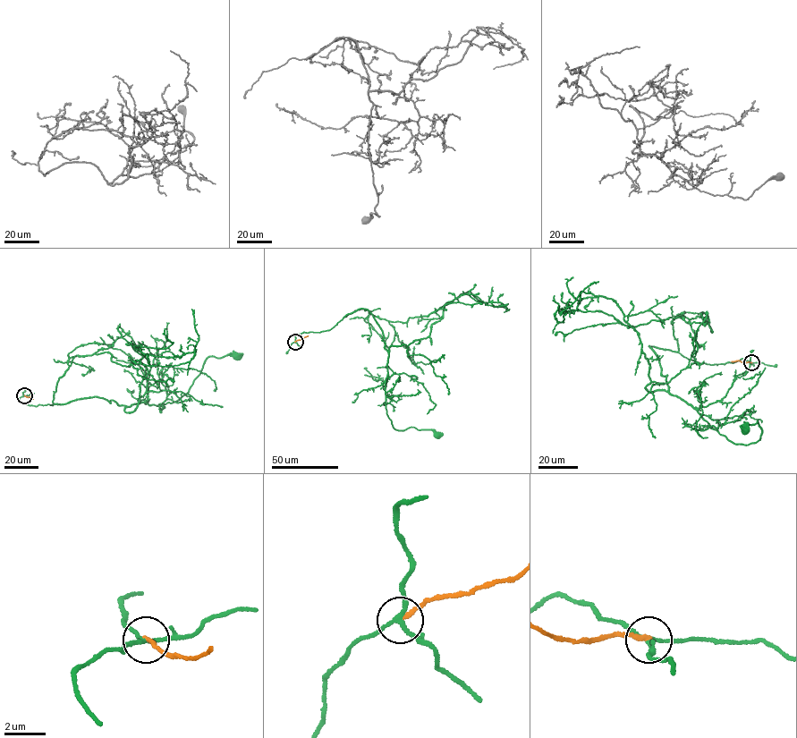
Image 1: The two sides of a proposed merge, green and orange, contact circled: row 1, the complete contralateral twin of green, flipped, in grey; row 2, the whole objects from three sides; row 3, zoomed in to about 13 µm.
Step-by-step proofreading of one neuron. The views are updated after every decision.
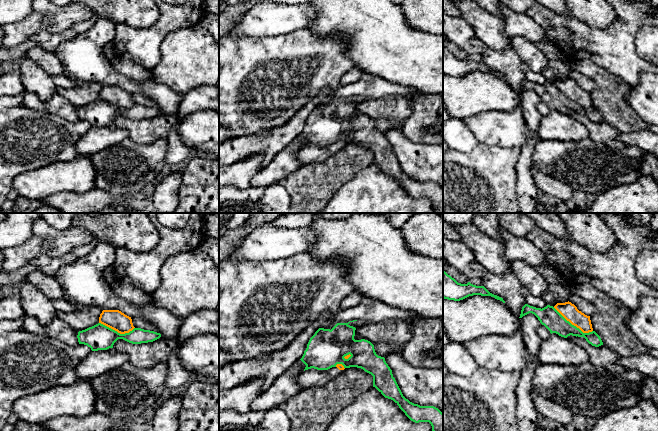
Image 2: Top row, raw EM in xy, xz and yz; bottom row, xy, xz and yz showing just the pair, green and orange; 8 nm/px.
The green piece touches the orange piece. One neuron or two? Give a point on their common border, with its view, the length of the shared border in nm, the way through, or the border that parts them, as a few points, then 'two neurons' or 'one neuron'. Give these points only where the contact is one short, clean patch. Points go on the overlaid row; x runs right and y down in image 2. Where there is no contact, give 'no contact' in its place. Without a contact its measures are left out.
contact yz (573, 325); length 380 nm; two neurons

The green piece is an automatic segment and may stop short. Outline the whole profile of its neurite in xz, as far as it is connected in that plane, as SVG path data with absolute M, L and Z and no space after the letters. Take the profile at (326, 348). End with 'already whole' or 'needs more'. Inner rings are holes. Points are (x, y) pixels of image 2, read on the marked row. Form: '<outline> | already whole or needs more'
M337 323L331 330L319 328L310 338L307 348L300 359L305 365L305 370L314 368L317 370L328 370L342 364L344 368L357 367L373 376L373 387L375 387L385 398L393 400L405 415L413 422L429 422L432 431L443 431L443 413L434 406L420 406L406 399L388 366L384 357L378 356L374 345L365 339L355 340L356 328L348 323Z | already whole

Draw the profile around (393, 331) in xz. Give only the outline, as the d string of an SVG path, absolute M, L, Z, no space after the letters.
M385 319L378 323L366 322L363 326L356 328L354 339L365 339L372 344L381 342L394 344L401 353L412 337L411 325L411 322L401 319Z

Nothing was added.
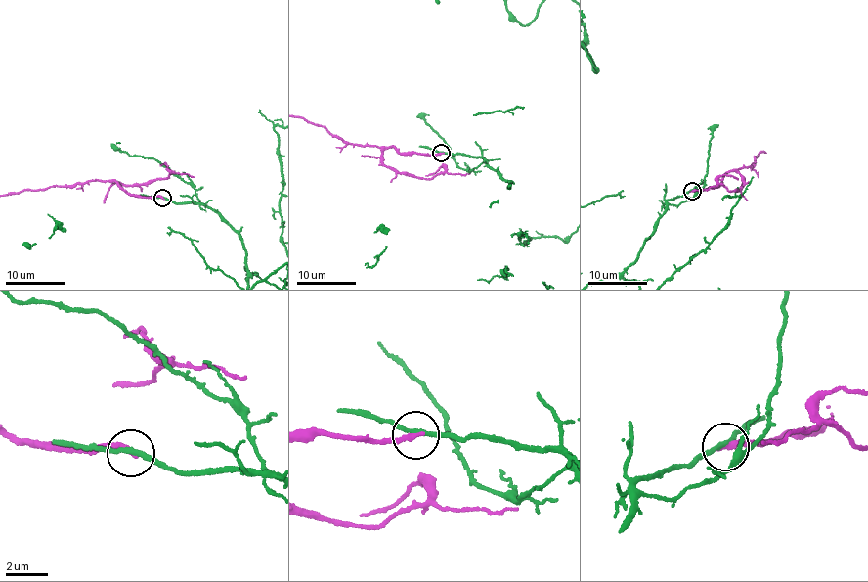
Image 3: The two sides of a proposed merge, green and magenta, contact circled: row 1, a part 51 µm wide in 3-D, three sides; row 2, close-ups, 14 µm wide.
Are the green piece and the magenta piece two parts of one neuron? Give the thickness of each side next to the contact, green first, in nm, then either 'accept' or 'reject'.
200/240 nm | reject

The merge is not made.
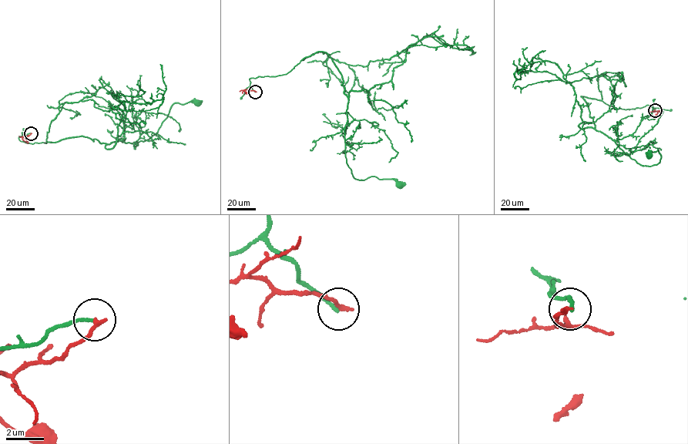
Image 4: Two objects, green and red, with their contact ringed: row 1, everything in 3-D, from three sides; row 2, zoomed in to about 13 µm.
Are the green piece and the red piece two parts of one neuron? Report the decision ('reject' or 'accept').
reject

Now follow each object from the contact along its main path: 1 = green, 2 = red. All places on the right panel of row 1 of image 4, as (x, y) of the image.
1: (655, 109), (581, 96), (595, 129), (643, 166), (661, 157), (658, 149), (649, 156)
2: (655, 109), (658, 111), (654, 119)

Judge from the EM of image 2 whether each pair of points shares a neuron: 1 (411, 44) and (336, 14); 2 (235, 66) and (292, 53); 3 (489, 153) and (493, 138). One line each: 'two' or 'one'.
1: one
2: one
3: two

